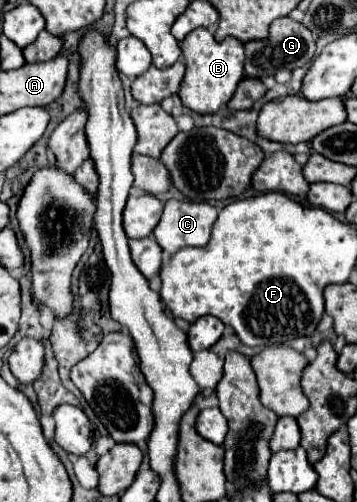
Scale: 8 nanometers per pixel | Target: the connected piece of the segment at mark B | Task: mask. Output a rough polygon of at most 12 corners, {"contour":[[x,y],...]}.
{"contour":[[210,30],[182,42],[182,104],[216,114],[244,78],[244,44]]}

